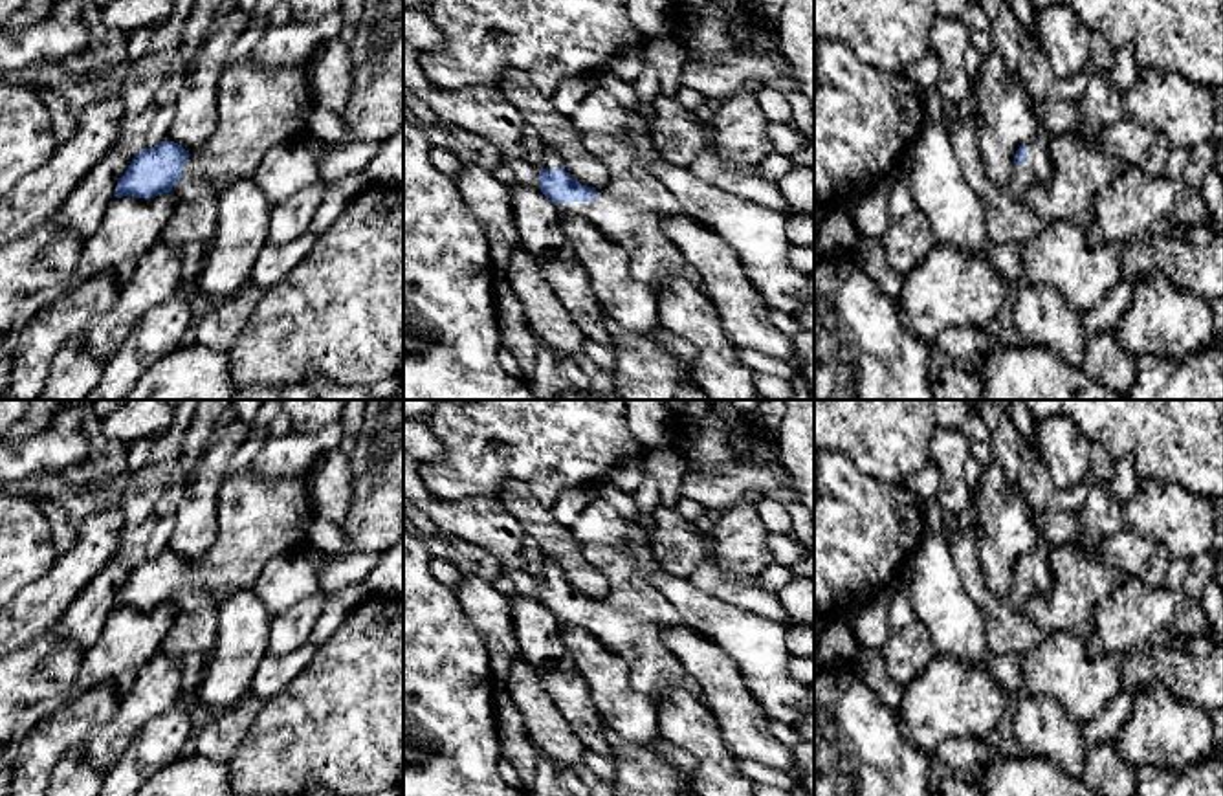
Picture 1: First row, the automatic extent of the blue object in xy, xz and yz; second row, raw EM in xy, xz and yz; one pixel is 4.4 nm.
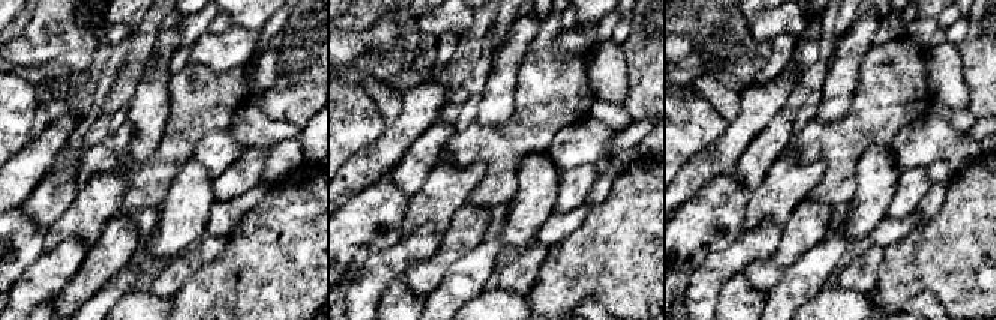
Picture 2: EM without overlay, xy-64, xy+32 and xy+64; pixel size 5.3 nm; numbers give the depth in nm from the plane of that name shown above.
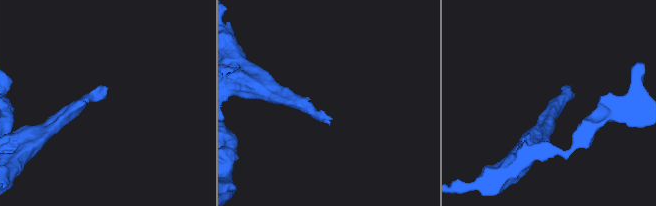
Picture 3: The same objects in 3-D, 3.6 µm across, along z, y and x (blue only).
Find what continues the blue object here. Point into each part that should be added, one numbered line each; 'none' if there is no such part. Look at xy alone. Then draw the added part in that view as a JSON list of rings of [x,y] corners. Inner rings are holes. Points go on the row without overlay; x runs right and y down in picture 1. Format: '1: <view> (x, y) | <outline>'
1: xy (259, 519) | [[[249,468],[226,477],[215,543],[185,570],[183,589],[171,602],[176,618],[160,651],[174,658],[209,653],[222,603],[251,589],[268,561],[303,550],[314,515],[306,477],[257,479]]]

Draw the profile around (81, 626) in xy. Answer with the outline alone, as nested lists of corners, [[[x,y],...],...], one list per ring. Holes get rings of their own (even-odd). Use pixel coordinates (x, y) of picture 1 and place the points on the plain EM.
[[[114,558],[106,563],[72,602],[62,618],[55,624],[62,640],[86,655],[99,640],[110,614],[116,611],[116,598],[136,565]]]

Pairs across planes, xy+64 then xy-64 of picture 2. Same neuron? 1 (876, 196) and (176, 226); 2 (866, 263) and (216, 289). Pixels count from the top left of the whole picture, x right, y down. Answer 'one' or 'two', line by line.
1: one
2: two

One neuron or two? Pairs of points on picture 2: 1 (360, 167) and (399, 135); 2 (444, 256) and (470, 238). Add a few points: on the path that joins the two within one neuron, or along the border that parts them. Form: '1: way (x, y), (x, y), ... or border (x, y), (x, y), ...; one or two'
1: way (369, 164), (390, 144); one
2: way (450, 250), (464, 238); one

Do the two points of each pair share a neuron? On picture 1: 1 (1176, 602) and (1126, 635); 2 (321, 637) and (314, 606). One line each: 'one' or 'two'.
1: one
2: two

